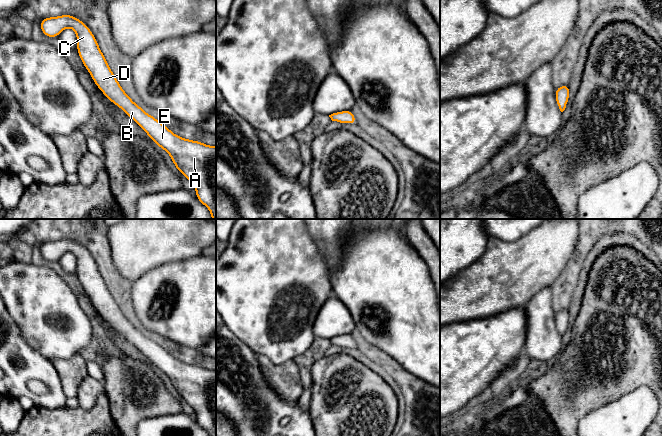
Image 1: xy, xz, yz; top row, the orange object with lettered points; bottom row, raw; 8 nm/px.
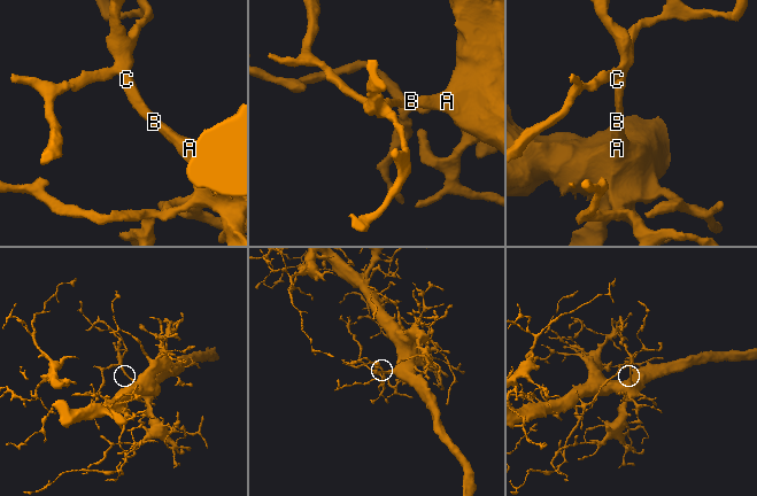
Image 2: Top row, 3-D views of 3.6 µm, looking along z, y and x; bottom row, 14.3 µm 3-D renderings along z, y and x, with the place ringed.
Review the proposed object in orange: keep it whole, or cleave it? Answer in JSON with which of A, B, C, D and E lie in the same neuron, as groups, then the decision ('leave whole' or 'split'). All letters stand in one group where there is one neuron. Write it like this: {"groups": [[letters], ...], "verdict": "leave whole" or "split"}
{"groups": [["A", "B", "C", "D", "E"]], "verdict": "leave whole"}

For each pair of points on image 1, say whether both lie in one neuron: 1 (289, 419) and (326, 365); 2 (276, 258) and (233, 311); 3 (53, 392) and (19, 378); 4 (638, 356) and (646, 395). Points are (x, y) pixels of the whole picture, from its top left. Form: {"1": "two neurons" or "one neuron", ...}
{"1": "two neurons", "2": "one neuron", "3": "one neuron", "4": "two neurons"}

